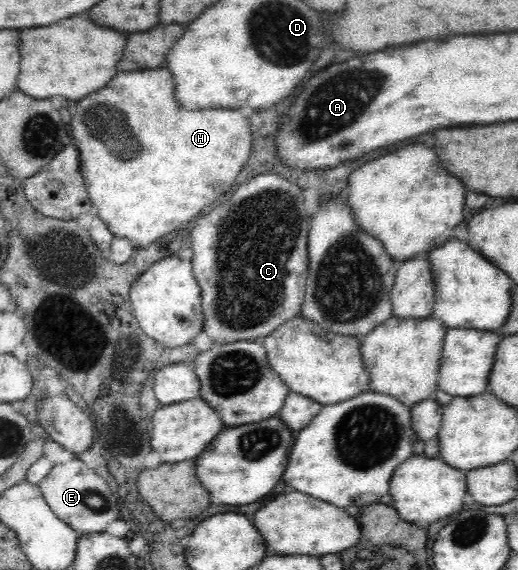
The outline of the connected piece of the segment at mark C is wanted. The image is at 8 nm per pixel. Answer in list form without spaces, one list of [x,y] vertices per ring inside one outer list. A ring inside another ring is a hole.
[[[259,174],[241,184],[227,202],[191,226],[193,275],[201,287],[201,308],[205,315],[203,332],[215,341],[215,345],[220,341],[231,344],[267,337],[287,320],[301,314],[309,270],[309,220],[303,194],[295,184],[276,174]]]

